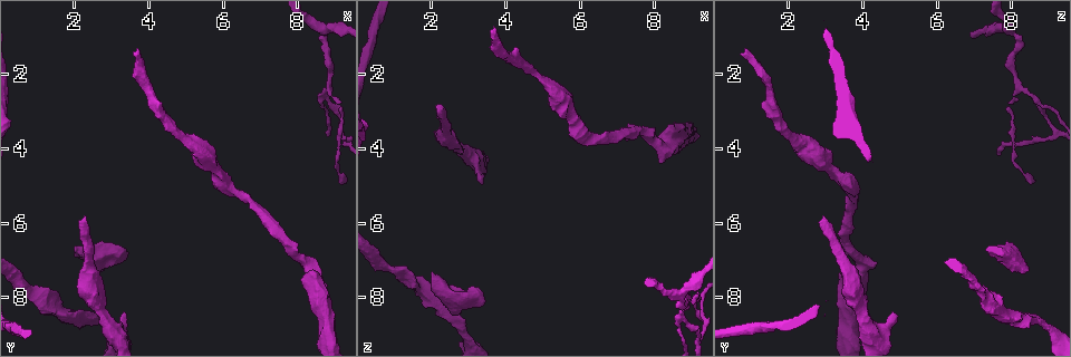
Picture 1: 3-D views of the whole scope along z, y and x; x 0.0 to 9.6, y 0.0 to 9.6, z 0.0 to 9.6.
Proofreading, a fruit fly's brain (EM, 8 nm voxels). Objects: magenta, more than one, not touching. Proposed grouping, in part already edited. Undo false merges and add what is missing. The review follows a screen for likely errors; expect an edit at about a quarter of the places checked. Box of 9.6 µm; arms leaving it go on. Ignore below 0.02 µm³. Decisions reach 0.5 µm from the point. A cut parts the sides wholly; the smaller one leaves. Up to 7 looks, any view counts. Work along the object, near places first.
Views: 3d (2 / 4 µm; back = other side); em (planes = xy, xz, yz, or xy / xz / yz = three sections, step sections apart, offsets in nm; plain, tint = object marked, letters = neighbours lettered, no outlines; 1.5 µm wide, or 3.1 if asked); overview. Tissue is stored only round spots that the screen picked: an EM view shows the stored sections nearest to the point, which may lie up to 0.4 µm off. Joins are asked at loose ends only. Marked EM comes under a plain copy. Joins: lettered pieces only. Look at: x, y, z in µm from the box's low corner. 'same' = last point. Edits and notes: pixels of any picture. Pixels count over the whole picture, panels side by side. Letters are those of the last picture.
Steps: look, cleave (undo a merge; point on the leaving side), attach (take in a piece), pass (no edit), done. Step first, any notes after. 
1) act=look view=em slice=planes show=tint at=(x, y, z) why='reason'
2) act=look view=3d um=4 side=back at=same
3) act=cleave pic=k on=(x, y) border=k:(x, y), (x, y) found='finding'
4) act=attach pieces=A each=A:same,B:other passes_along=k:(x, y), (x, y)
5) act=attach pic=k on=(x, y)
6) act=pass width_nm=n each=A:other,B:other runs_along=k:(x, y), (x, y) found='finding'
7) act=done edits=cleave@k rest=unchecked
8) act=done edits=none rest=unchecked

act=look view=em slice=planes show=letters at=(3.45, 6.75, 8.10) why='stops while still wide'

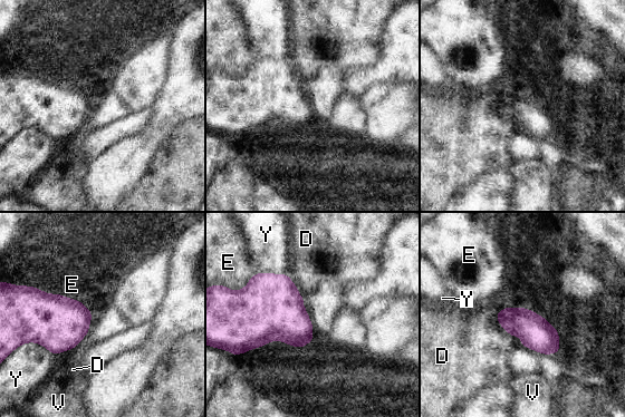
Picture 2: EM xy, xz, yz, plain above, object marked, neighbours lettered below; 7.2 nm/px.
act=pass each=D:other,E:other,V:other,Y:other border=2:(496, 314), (499, 323), (511, 336) found='none of them fits'

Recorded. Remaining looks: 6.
act=look view=em slice=planes show=letters at=(2.30, 5.85, 2.95) why='branch stops here'

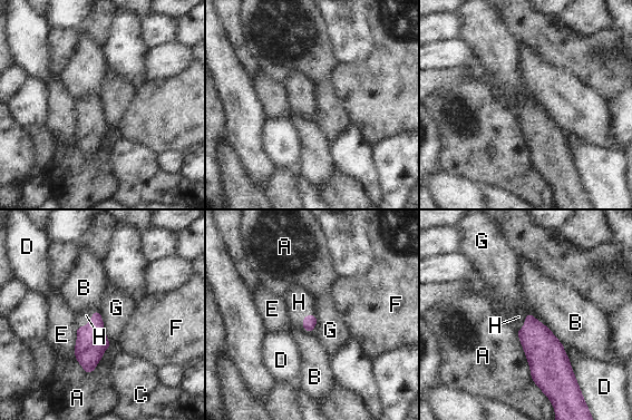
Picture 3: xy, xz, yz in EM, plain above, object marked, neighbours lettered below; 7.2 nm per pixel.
act=attach pieces=H each=A:other,B:other,C:other,D:other,E:other,F:other,G:other,H:same passes_along=3:(91, 341), (89, 321), (81, 319) found='it goes on there'

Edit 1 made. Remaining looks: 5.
act=look view=em slice=xz step=8 show=tint at=(3.60, 1.25, 0.85) why='an open end'

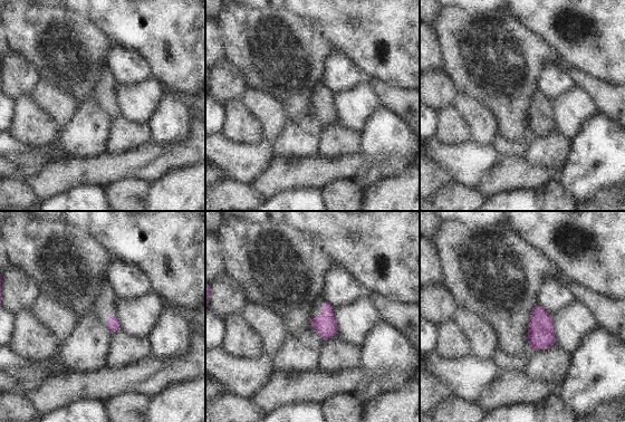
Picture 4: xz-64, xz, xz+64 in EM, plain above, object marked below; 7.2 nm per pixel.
act=look view=em slice=planes show=letters at=same

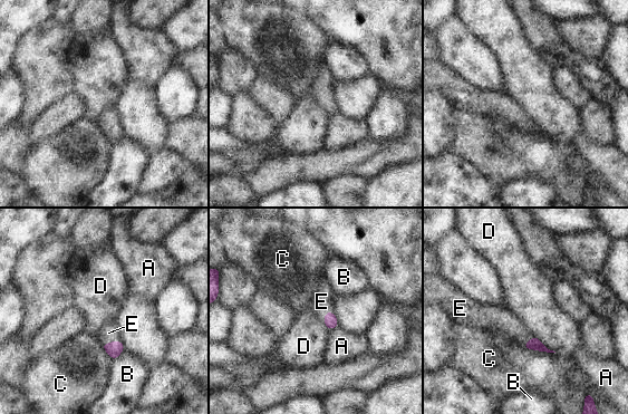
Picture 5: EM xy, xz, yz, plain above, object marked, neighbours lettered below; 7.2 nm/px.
act=attach pieces=E each=A:other,B:other,C:other,D:other,E:same passes_along=5:(114, 348), (112, 342), (108, 333) found='it goes on there'

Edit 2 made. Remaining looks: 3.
act=done edits=attach@3,attach@5 rest=unchecked

